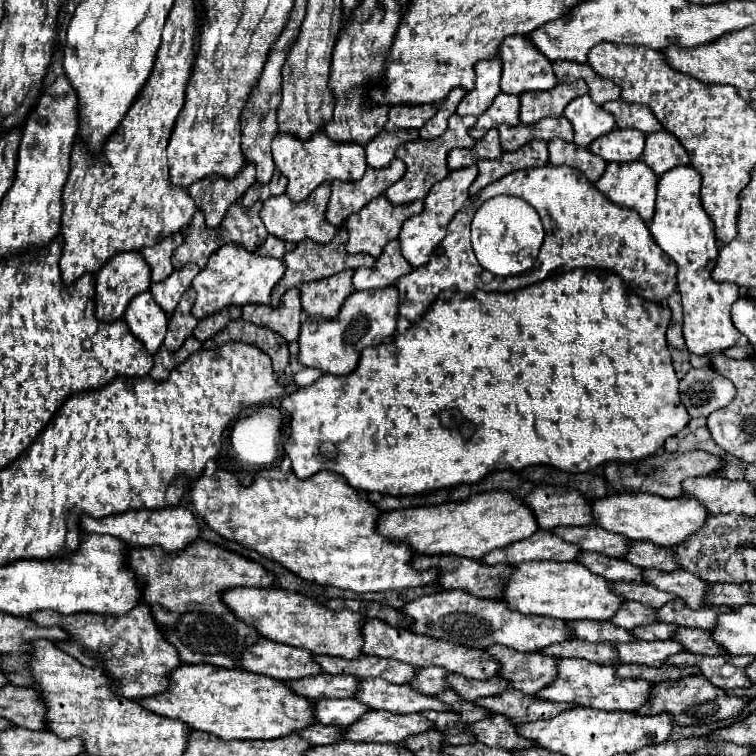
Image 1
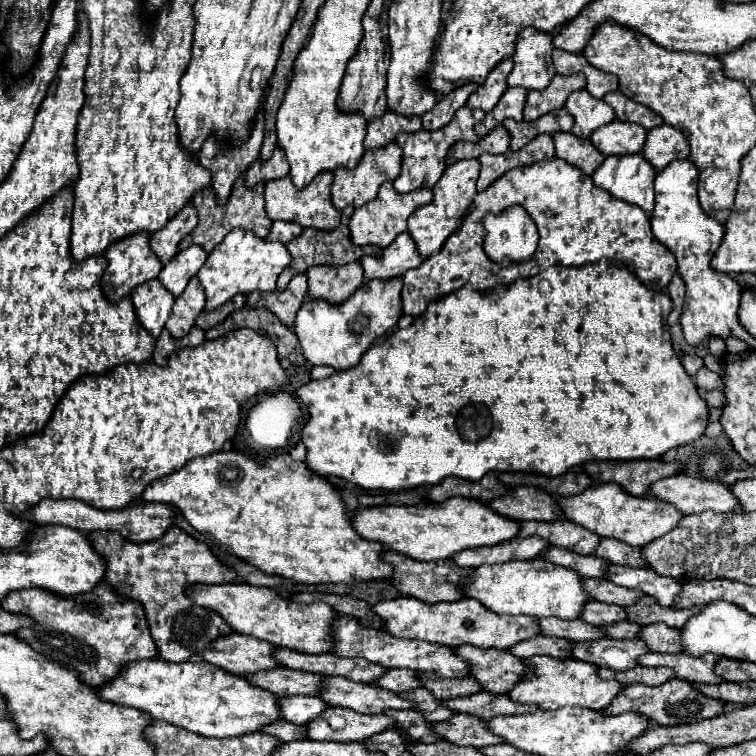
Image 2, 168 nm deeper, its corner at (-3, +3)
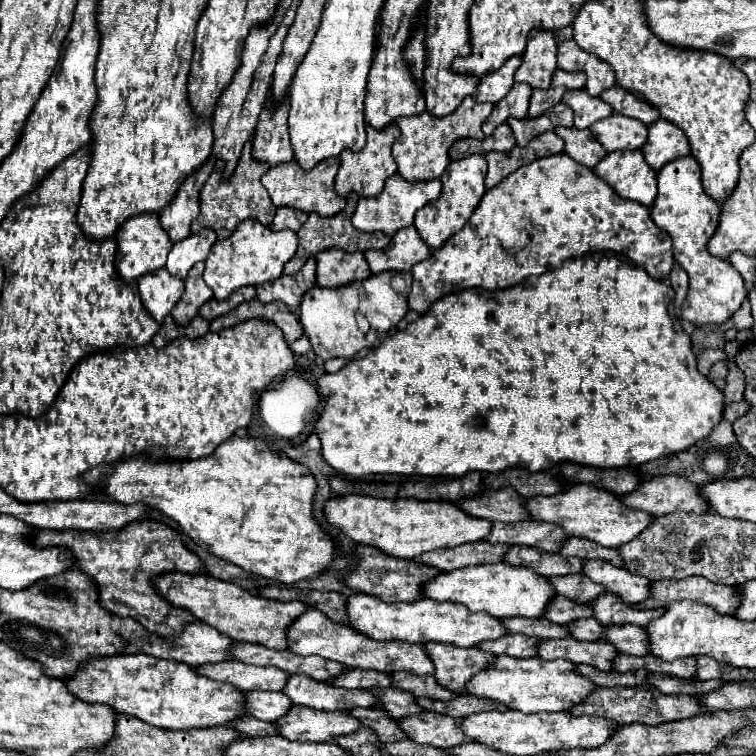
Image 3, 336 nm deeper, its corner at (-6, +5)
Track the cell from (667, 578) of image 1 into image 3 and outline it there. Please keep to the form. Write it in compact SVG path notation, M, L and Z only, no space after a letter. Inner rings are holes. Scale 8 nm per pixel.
M585 561L583 575L605 587L605 591L623 597L627 603L639 603L649 597L651 583L645 577L627 573L625 567L615 567L607 561Z

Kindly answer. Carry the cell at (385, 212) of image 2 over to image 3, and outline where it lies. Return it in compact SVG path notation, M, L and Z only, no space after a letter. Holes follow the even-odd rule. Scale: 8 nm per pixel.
M399 173L391 175L385 181L385 189L377 195L377 197L365 197L359 199L355 215L351 219L351 223L365 233L373 233L373 231L381 231L385 235L395 235L399 229L413 225L413 217L417 213L417 209L421 209L423 205L427 205L429 201L435 201L441 193L441 179L431 179L431 181L417 181L417 183L409 183L405 179L399 177Z

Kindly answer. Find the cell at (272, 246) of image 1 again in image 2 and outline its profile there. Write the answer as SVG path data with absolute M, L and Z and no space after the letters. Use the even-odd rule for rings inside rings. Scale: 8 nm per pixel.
M274 221L266 241L280 241L280 243L290 243L292 239L300 237L302 227L298 223L286 223L286 221Z

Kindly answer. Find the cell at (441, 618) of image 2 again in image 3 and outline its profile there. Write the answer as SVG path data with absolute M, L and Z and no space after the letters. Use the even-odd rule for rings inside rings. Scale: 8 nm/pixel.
M353 593L347 597L349 625L359 633L375 641L407 641L407 643L451 643L457 647L475 647L487 639L499 639L507 635L499 619L487 613L471 613L459 603L435 603L431 599L419 599L411 603L383 603L373 595Z

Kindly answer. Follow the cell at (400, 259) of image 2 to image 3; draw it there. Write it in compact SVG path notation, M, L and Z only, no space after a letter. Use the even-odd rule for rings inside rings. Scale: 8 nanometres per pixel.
M405 227L399 229L391 237L391 243L387 249L369 249L365 253L365 259L369 263L371 273L383 273L383 271L411 271L413 265L421 263L431 255L431 249L423 243L417 229Z

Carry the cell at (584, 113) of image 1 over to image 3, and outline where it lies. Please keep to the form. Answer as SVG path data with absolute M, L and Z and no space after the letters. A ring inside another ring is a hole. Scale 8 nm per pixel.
M585 89L567 91L561 101L573 109L577 129L587 129L591 123L605 119L613 113L611 105L607 105L599 97L591 97Z

